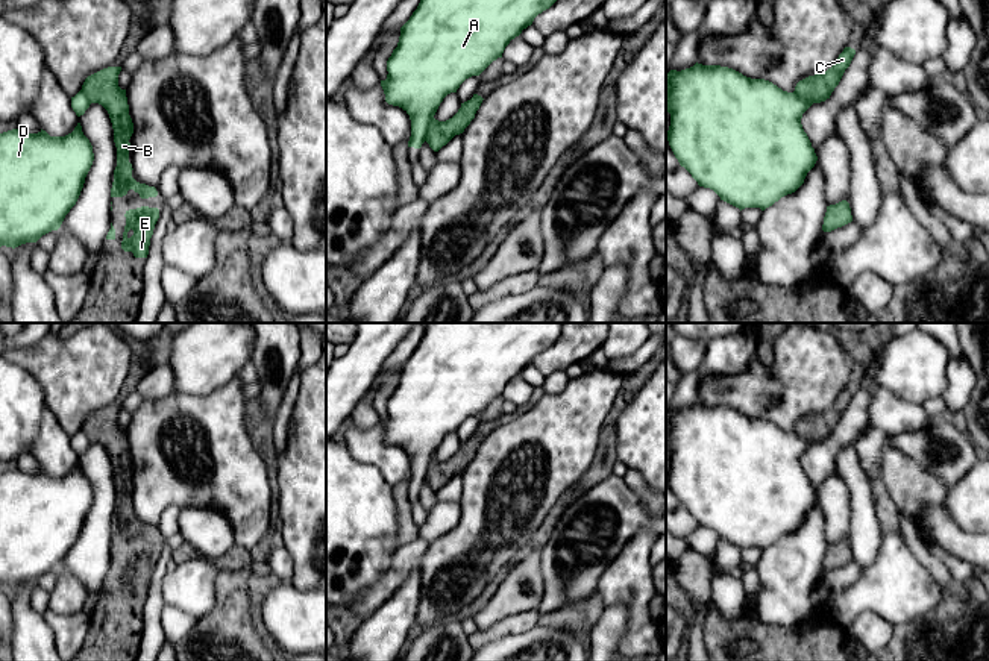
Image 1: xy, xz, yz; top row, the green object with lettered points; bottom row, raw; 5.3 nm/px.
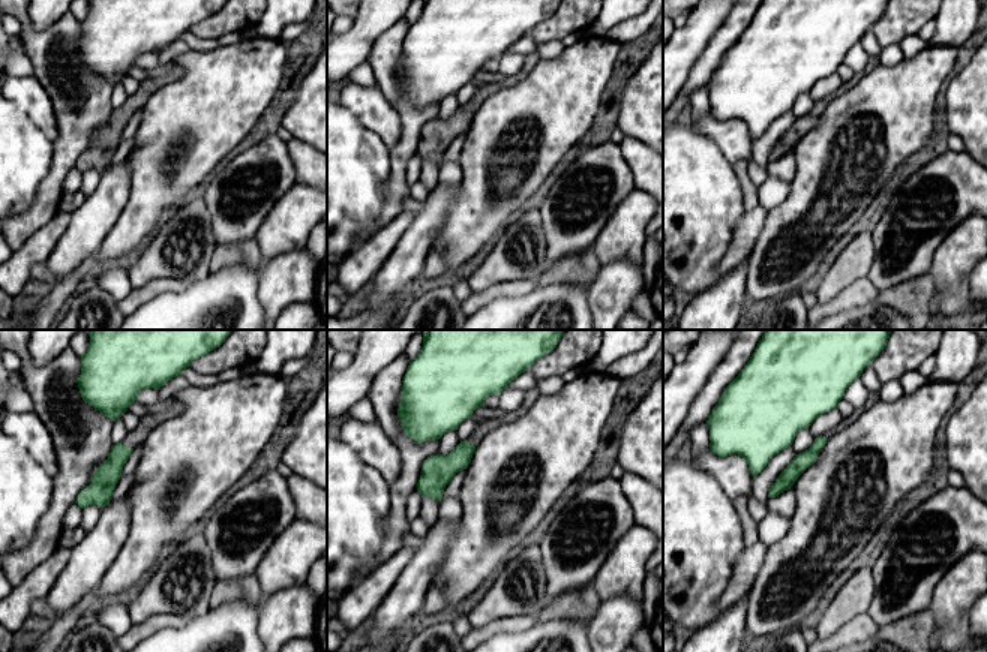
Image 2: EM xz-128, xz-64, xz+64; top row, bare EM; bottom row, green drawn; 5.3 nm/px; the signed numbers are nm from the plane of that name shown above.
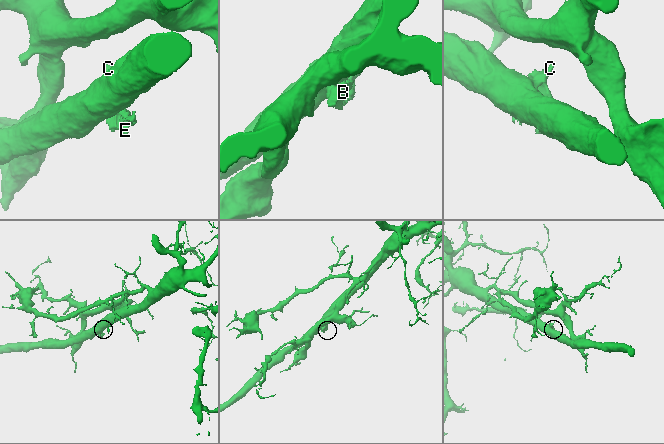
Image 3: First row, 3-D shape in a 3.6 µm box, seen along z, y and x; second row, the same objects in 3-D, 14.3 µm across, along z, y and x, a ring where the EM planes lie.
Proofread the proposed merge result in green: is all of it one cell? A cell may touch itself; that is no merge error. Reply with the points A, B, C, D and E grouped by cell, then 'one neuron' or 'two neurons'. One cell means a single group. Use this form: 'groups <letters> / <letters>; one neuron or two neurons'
groups A D / B C E; two neurons

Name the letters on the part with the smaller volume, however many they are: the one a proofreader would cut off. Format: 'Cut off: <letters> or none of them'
Cut off: B, C, E

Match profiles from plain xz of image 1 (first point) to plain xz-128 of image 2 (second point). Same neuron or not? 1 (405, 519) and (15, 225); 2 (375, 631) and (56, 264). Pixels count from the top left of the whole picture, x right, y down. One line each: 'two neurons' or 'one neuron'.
1: one neuron
2: one neuron

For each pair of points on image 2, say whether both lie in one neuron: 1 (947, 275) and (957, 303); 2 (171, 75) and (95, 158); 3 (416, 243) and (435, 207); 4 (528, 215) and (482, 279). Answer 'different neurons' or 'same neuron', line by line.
1: same neuron
2: same neuron
3: same neuron
4: same neuron

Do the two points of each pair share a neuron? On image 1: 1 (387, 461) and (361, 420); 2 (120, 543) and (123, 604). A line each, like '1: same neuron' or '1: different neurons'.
1: different neurons
2: same neuron

